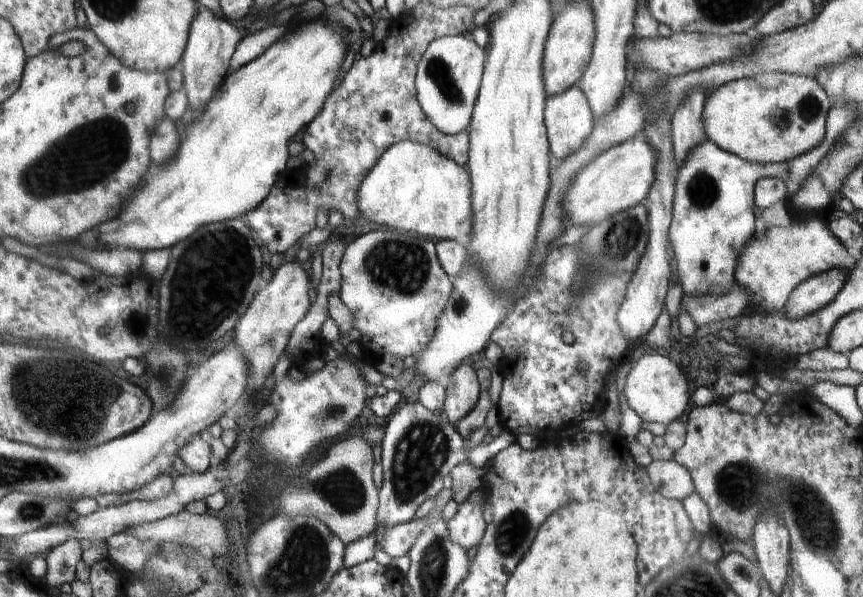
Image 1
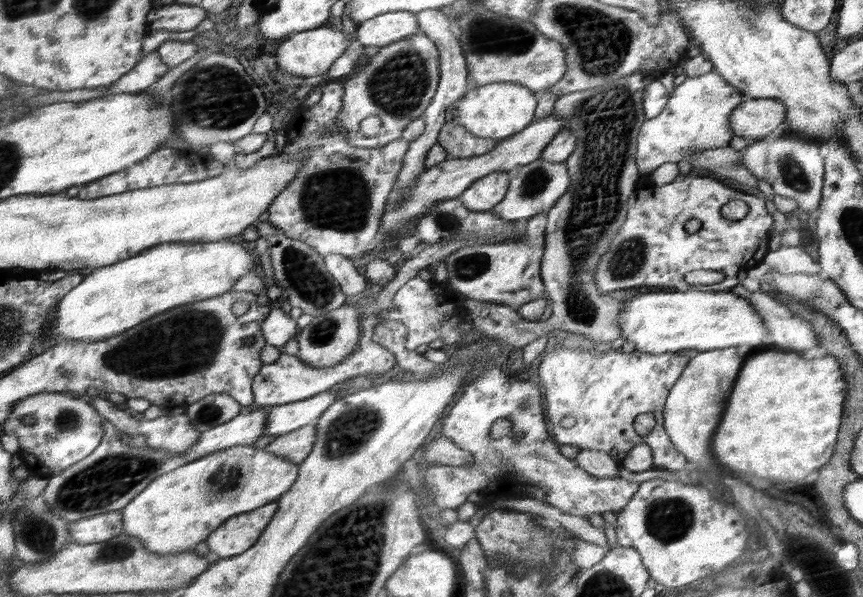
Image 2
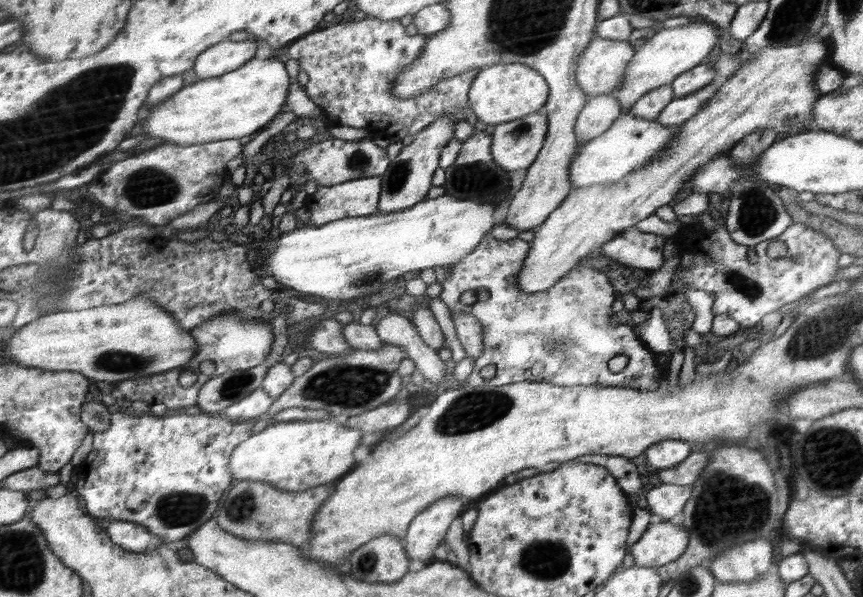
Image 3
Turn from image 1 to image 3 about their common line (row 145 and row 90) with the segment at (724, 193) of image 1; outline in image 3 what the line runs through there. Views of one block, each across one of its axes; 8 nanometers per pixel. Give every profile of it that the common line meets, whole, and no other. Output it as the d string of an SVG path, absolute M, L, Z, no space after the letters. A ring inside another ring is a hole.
M714 82L708 86L704 86L700 90L688 94L682 98L674 97L672 101L666 105L666 108L662 109L661 116L655 118L655 121L662 126L674 126L681 125L684 121L687 121L696 111L702 109L702 105L706 105L710 101L710 97L716 93L718 84Z

